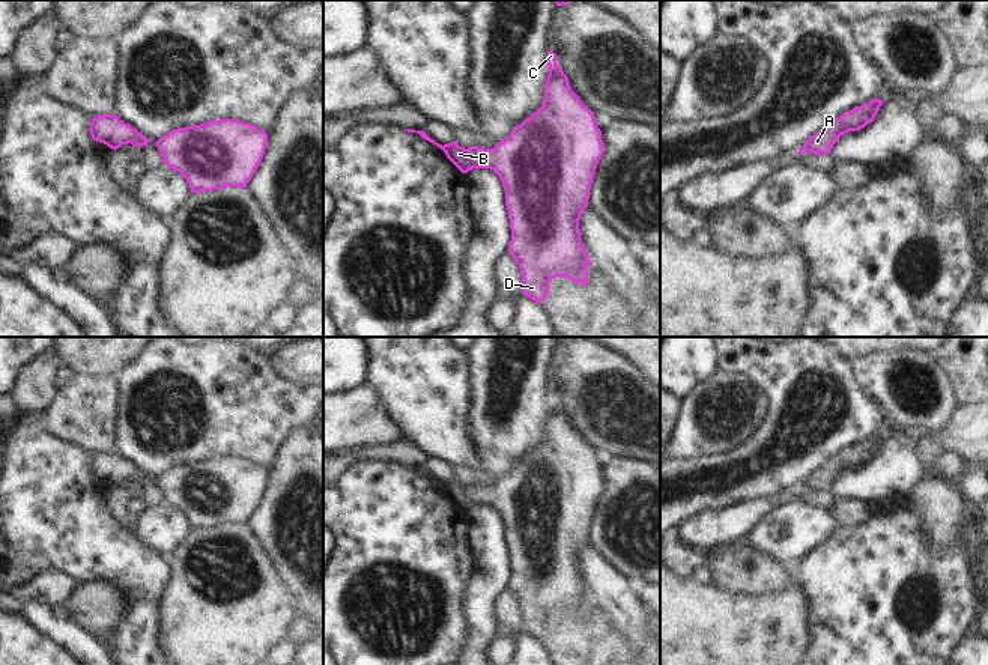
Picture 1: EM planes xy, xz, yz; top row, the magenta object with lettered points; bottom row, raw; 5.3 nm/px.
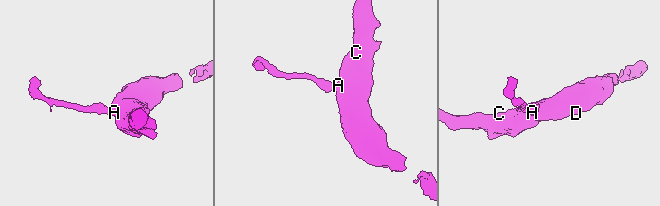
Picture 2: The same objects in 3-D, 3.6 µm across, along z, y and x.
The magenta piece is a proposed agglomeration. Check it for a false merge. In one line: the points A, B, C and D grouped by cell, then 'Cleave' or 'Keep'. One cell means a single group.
Groups: A B C D. Keep.

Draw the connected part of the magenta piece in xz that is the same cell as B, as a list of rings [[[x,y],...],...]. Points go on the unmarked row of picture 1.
[[[547,388],[549,412],[541,444],[493,486],[478,483],[465,486],[456,478],[442,483],[424,468],[405,466],[441,484],[462,510],[472,506],[490,506],[499,513],[505,527],[511,566],[508,590],[520,605],[522,630],[538,641],[549,632],[549,620],[555,614],[567,614],[582,623],[588,620],[586,603],[592,599],[580,575],[579,557],[588,545],[591,521],[605,489],[594,450],[571,427],[556,397],[556,391]]]

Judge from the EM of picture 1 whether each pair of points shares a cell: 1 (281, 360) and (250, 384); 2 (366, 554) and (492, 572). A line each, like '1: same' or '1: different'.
1: different
2: different

